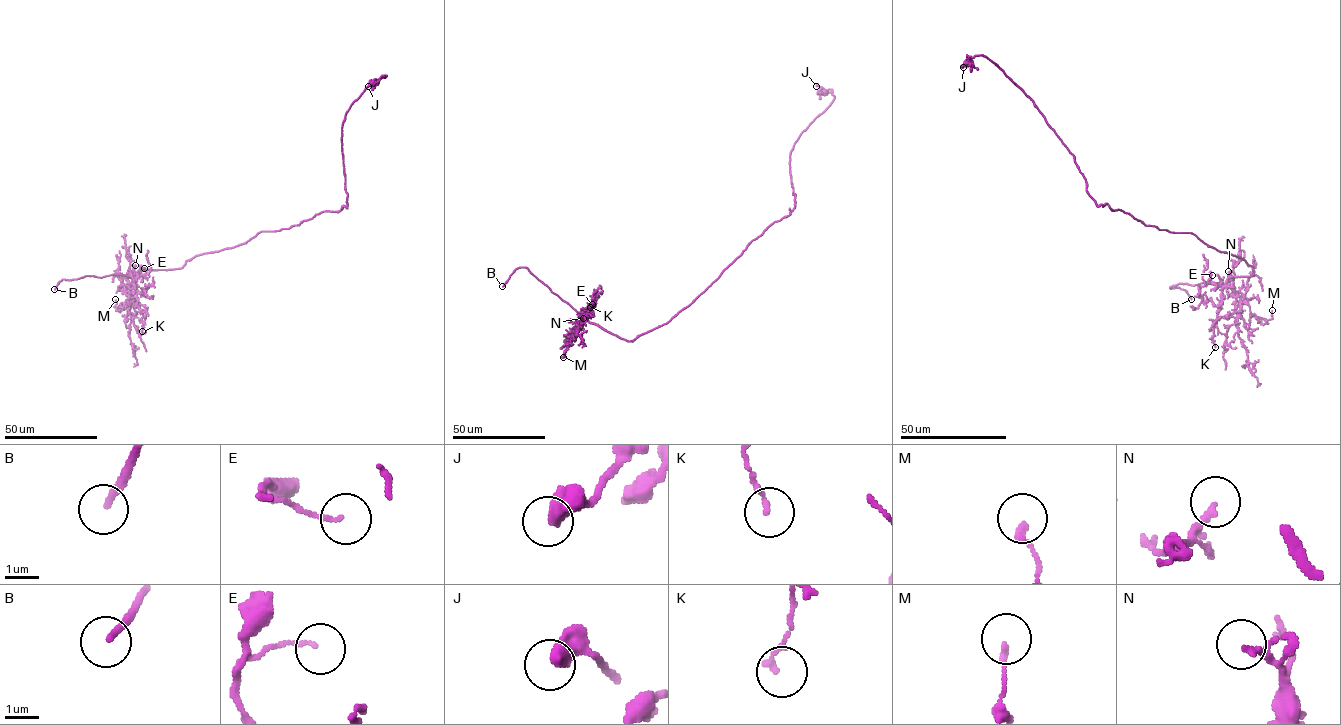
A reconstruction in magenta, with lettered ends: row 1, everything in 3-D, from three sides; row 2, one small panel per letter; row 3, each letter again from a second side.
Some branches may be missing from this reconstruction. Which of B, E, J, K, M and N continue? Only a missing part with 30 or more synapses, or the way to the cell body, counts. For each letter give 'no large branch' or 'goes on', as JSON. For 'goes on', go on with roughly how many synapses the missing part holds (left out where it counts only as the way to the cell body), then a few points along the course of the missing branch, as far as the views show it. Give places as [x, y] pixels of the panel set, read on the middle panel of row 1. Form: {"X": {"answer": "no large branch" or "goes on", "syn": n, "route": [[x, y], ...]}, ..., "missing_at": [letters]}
{"B": {"answer": "goes on"}, "E": {"answer": "no large branch"}, "J": {"answer": "no large branch"}, "K": {"answer": "no large branch"}, "M": {"answer": "no large branch"}, "N": {"answer": "goes on", "syn": 35}, "missing_at": ["B", "N"]}

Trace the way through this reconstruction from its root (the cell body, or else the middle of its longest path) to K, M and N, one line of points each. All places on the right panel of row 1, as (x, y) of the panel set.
K: (1159, 229), (1191, 233), (1252, 267), (1254, 275), (1227, 280), (1240, 298), (1240, 311), (1214, 323), (1215, 347)
M: (1159, 229), (1191, 233), (1244, 260), (1254, 275), (1230, 276), (1227, 285), (1257, 319), (1272, 319), (1272, 310)
N: (1159, 229), (1194, 234), (1217, 250), (1244, 260), (1254, 275), (1230, 276), (1228, 280), (1231, 279), (1228, 271)

